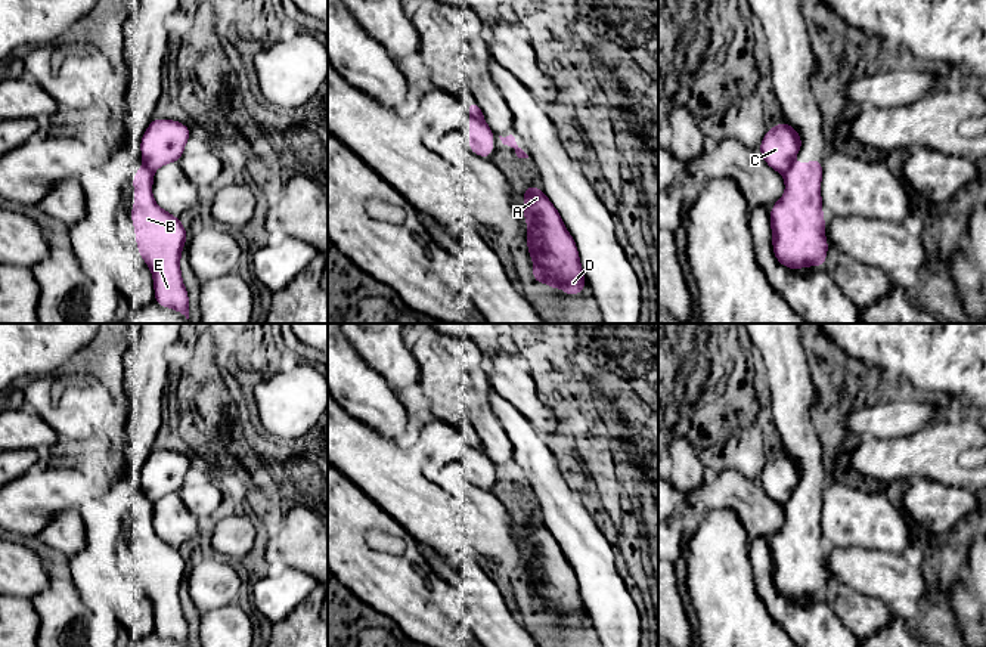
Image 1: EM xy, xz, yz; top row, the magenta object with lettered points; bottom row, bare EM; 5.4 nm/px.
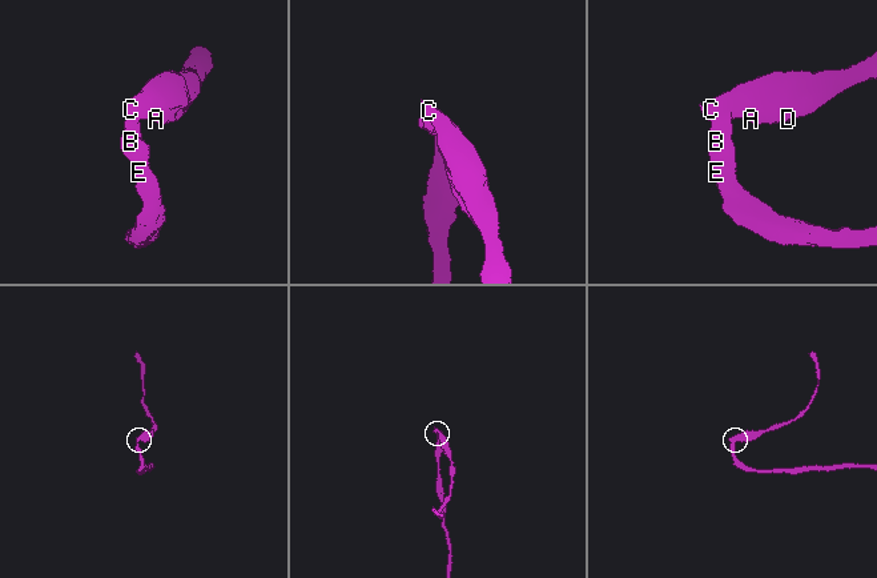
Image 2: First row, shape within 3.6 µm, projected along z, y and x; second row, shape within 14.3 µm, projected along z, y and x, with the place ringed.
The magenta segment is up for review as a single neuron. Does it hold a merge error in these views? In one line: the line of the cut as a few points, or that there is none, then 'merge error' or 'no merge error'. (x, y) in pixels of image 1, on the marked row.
xz (471, 115), (484, 123) | merge error

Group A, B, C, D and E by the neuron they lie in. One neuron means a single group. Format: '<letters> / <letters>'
A C D / B E

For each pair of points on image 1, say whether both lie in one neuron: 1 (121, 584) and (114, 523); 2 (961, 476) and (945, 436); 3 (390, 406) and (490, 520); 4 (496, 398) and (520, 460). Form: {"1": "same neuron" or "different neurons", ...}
{"1": "same neuron", "2": "same neuron", "3": "different neurons", "4": "same neuron"}

